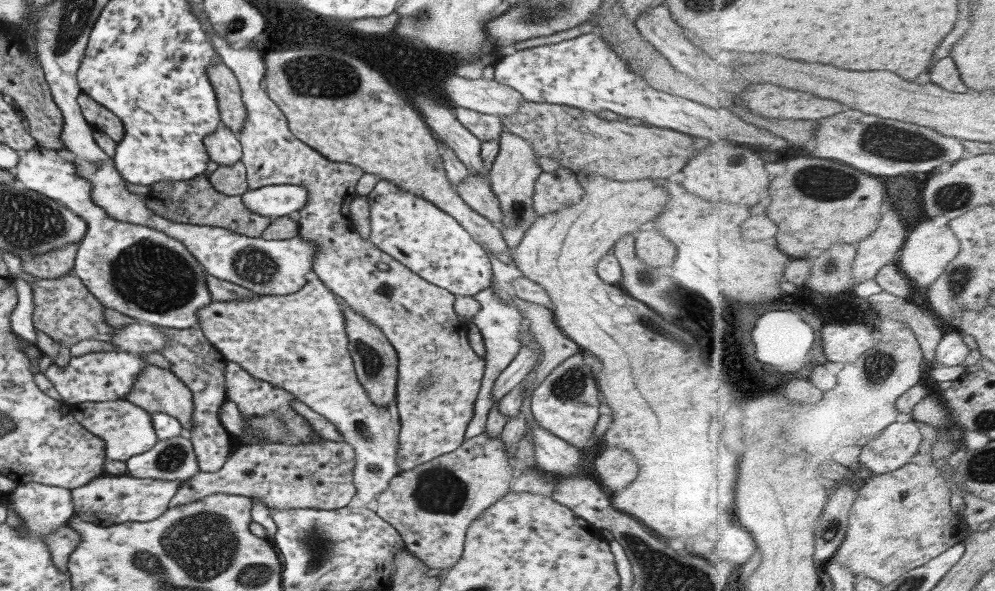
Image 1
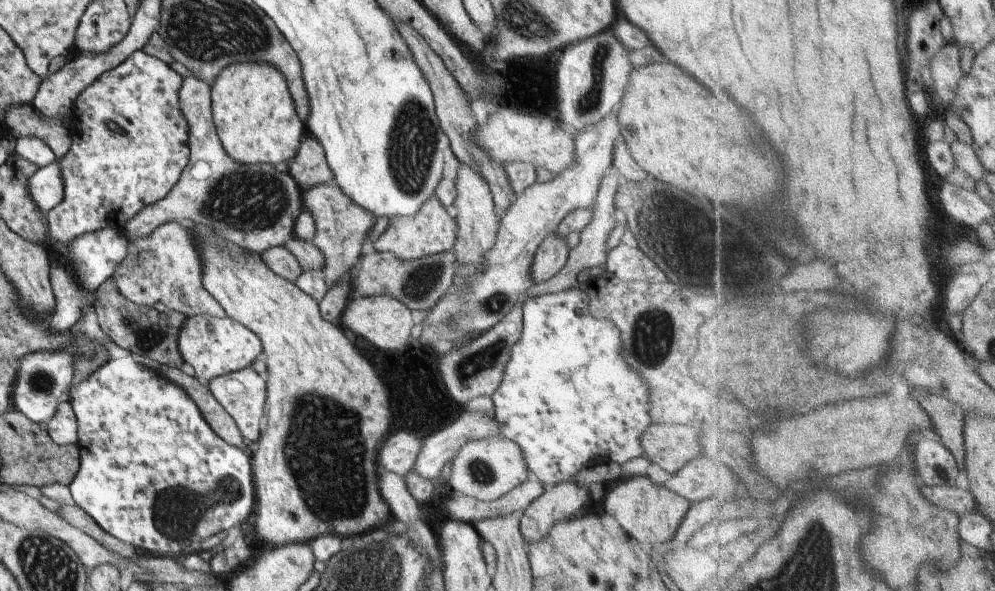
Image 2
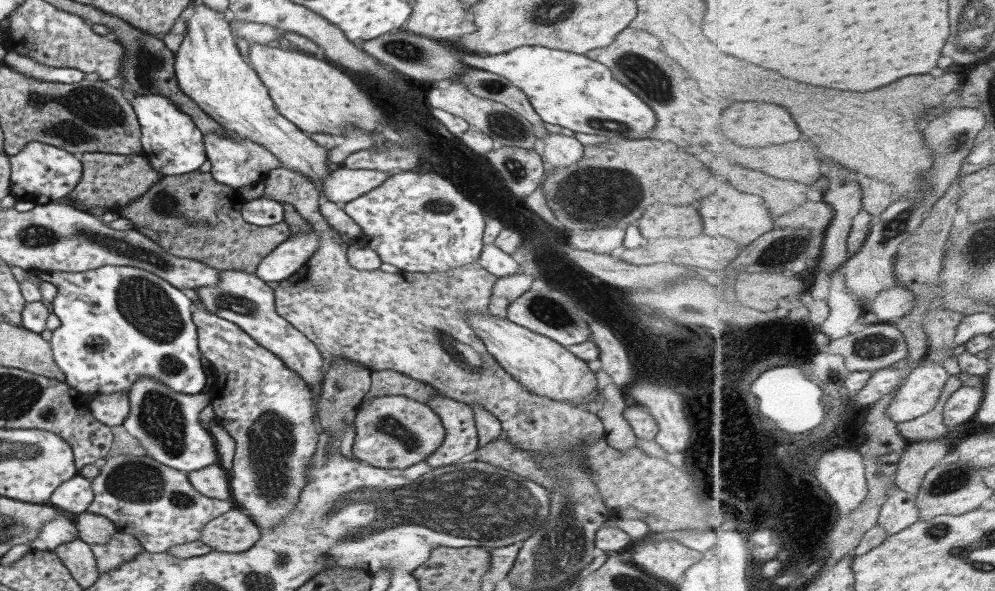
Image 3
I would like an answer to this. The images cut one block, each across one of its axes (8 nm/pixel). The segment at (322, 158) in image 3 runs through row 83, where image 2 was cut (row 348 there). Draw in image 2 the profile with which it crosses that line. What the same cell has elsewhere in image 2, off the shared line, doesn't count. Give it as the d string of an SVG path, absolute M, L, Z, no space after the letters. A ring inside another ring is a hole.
M194 315L185 318L177 336L177 351L183 362L189 364L195 373L197 381L207 384L210 379L220 375L249 367L256 358L261 357L262 347L255 334L228 317L216 318L206 315Z

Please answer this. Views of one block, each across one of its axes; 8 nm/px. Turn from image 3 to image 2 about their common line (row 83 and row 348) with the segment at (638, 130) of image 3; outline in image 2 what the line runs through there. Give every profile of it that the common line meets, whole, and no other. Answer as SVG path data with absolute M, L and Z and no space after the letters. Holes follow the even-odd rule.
M576 281L565 291L556 294L543 294L543 296L529 298L523 302L520 336L517 343L510 349L507 363L503 366L500 384L490 397L493 409L495 409L493 410L494 420L500 429L498 437L508 439L519 448L532 479L544 482L546 488L557 485L557 482L569 480L571 476L576 475L589 464L597 464L597 458L601 462L621 464L621 462L625 463L625 460L641 457L642 449L639 438L644 429L651 424L648 416L648 385L622 360L617 328L610 321L597 319L588 314L588 297L584 294L587 286L588 282L578 283Z

